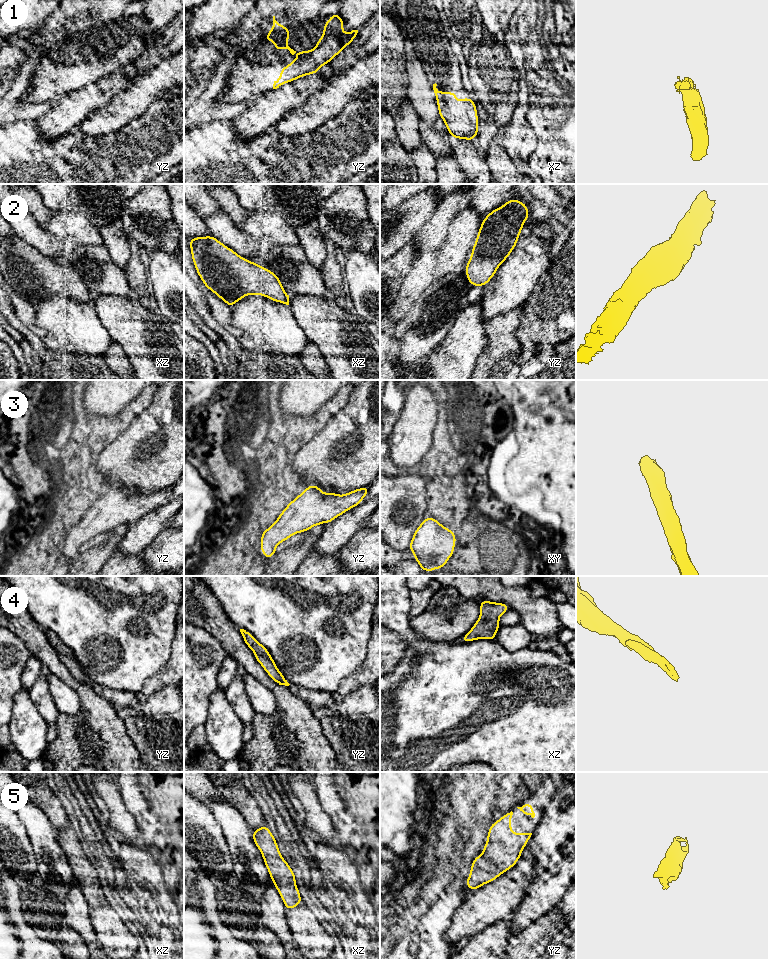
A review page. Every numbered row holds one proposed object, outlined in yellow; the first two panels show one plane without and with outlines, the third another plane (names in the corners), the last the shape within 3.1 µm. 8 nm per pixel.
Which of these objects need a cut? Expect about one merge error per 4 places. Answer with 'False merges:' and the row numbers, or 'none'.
False merges: none

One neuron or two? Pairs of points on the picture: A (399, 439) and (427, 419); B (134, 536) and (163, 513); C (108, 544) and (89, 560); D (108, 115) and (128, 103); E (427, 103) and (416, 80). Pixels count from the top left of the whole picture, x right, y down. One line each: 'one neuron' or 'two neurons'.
A: one neuron
B: one neuron
C: one neuron
D: one neuron
E: one neuron

